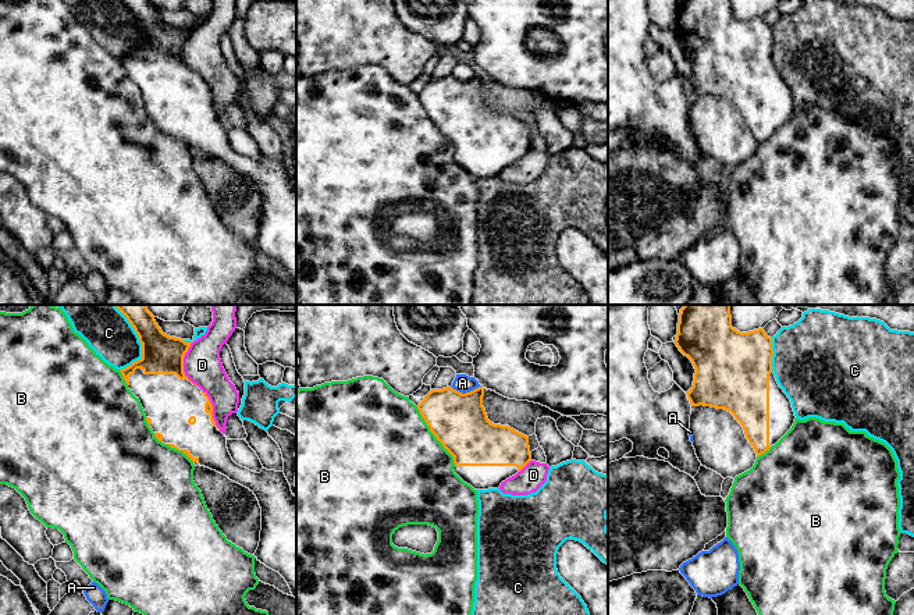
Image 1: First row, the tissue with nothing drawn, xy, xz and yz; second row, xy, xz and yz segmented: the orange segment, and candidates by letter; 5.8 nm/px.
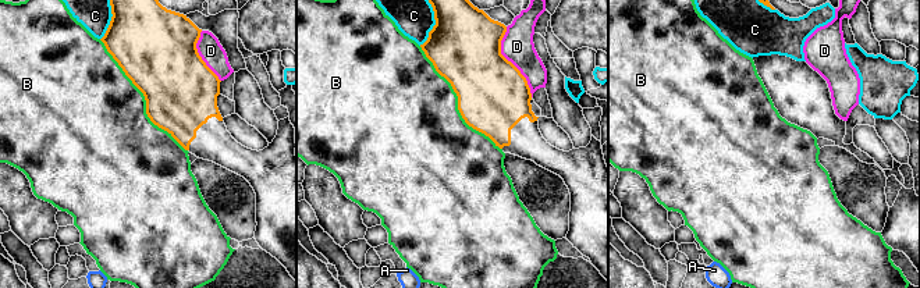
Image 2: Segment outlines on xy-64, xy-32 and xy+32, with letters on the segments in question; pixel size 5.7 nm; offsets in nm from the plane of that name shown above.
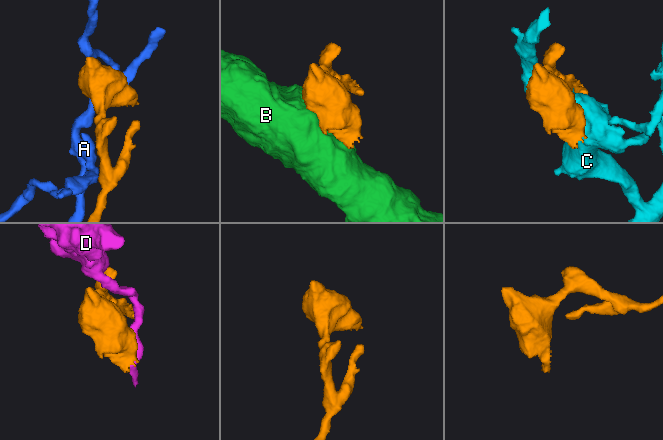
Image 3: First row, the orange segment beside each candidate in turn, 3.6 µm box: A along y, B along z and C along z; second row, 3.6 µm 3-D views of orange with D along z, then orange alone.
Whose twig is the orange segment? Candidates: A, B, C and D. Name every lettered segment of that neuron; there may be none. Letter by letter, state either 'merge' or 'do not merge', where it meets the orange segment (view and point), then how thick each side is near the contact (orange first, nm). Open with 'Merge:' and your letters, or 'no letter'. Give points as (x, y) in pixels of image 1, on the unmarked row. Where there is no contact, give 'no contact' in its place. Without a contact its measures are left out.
Merge: no letter
A: do not merge | xz (466, 81) | 320/110 nm
B: do not merge | xz (434, 123) | 320/500 nm
C: do not merge | xy (142, 34) | 220/260 nm
D: do not merge | xy (182, 53) | 220/220 nm

